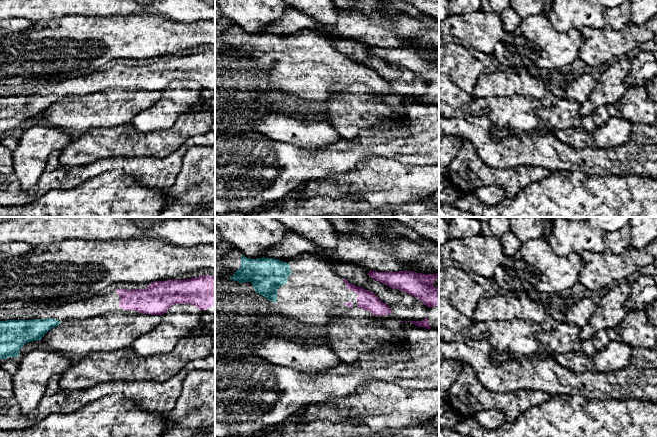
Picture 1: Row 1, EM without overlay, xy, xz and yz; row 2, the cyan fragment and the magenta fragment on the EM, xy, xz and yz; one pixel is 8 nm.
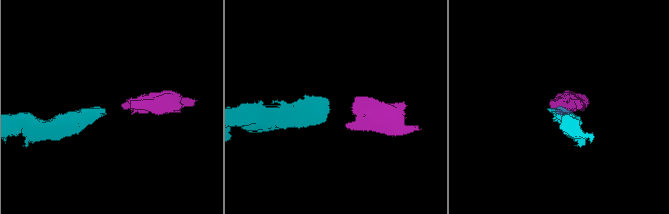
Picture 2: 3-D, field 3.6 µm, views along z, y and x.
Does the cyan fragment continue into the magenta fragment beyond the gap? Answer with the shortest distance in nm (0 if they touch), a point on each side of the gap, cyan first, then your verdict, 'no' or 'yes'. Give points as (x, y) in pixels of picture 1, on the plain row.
420 nm | xz (290, 50), (342, 55) | yes

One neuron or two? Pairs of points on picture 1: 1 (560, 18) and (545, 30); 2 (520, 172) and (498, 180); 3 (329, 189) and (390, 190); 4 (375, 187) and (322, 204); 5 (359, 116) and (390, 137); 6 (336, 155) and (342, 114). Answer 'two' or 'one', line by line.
1: two
2: one
3: one
4: two
5: two
6: two

